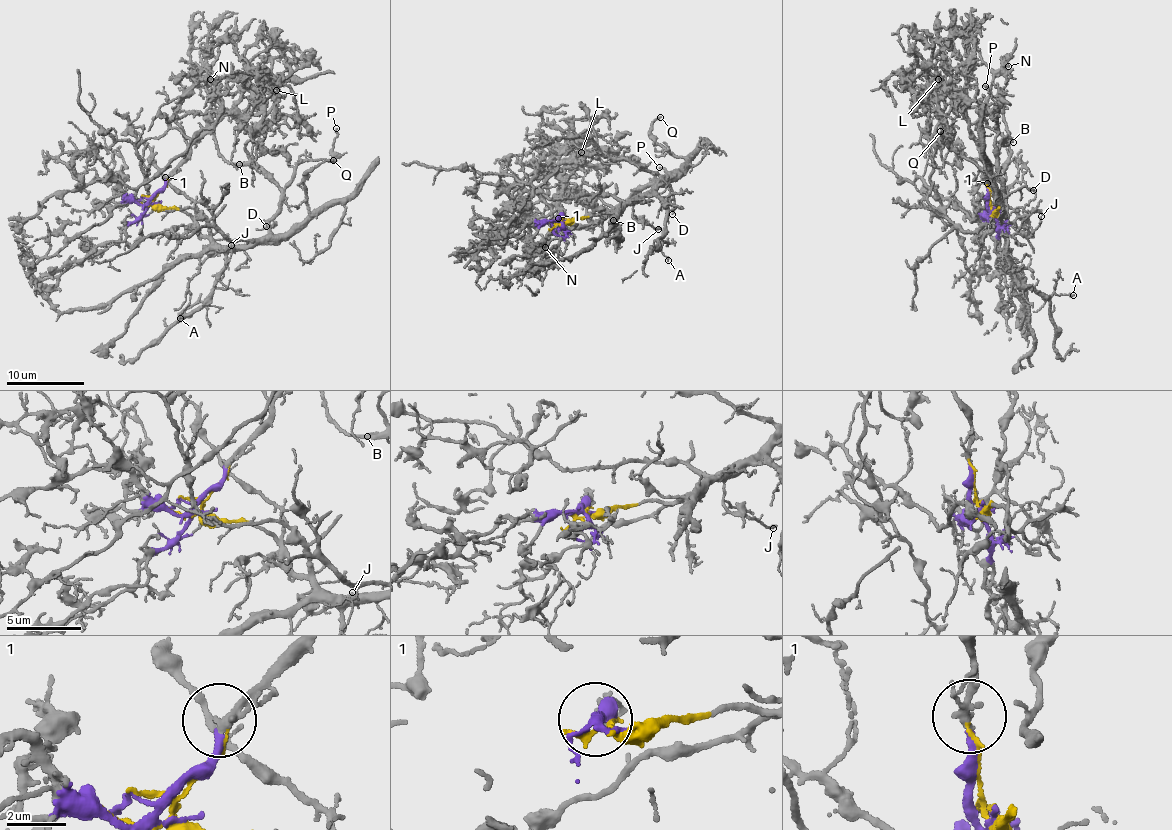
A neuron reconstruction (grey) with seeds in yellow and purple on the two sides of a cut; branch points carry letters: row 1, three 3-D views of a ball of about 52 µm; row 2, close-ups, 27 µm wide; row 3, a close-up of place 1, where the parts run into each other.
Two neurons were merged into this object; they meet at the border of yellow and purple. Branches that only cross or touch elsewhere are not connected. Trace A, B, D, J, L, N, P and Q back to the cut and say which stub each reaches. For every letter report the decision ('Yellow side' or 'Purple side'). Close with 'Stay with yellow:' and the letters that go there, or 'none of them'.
A: Yellow side
B: Yellow side
D: Yellow side
J: Yellow side
L: Purple side
N: Purple side
P: Yellow side
Q: Yellow side
Stay with yellow: A, B, D, J, P, Q

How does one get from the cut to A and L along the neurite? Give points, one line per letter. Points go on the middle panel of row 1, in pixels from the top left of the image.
A: (562, 222), (570, 223), (579, 218), (617, 213), (630, 203), (656, 192), (665, 203), (662, 252), (667, 260)
L: (562, 222), (559, 219), (561, 216), (558, 218), (557, 201), (563, 192), (560, 178), (581, 152)

